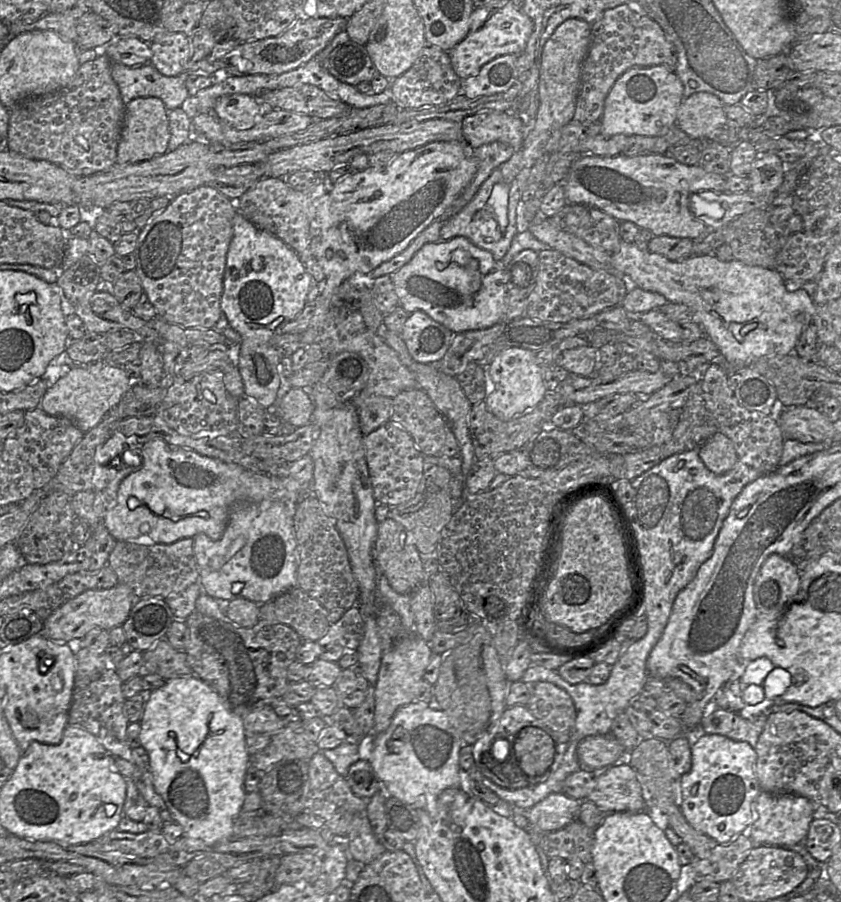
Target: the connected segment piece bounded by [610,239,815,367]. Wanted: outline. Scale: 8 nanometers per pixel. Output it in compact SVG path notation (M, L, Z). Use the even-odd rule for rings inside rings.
M622 239L619 250L615 253L610 254L612 265L619 274L627 279L631 286L637 286L646 291L659 293L671 303L685 304L689 306L693 311L694 321L702 327L705 336L710 338L712 342L718 347L720 353L725 359L725 362L733 367L748 365L748 363L754 362L759 358L785 356L793 353L796 341L801 331L810 322L813 322L815 307L813 305L812 298L803 289L789 291L786 287L785 279L775 269L767 269L760 266L747 265L736 259L732 261L721 261L713 254L692 255L682 260L673 261L660 254L640 250L633 243L625 242Z

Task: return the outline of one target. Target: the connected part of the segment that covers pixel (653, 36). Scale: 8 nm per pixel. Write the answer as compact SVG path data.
M637 2L605 10L591 25L591 44L581 65L580 88L573 120L586 126L600 121L606 96L617 78L630 67L663 64L675 72L677 61L673 43L660 25L650 18Z

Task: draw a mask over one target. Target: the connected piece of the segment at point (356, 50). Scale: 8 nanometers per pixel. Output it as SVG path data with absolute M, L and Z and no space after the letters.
M351 40L336 46L323 60L322 66L337 80L351 86L370 82L376 75L365 45Z

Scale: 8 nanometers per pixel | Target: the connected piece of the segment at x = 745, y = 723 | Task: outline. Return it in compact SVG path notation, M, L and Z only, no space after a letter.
M711 707L700 727L705 734L723 735L735 741L747 742L754 748L765 723L766 717L747 720L735 712Z

